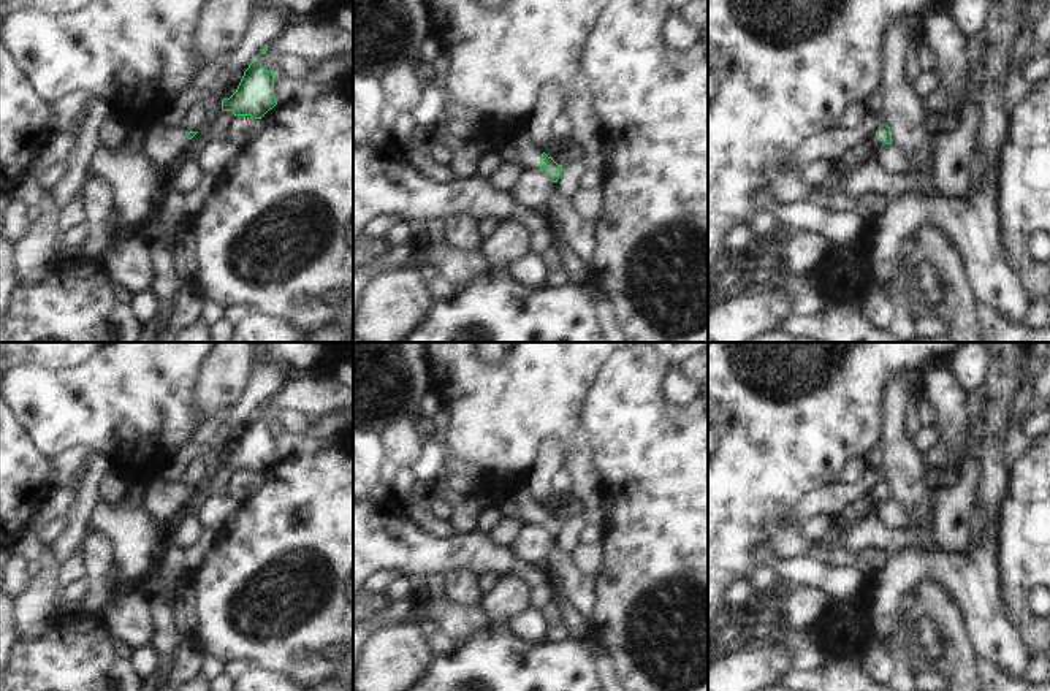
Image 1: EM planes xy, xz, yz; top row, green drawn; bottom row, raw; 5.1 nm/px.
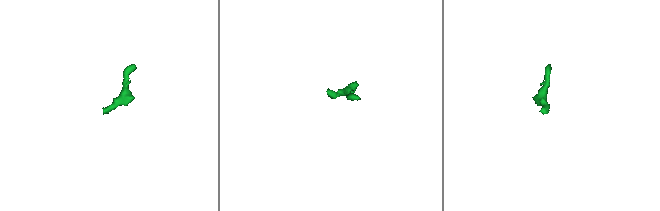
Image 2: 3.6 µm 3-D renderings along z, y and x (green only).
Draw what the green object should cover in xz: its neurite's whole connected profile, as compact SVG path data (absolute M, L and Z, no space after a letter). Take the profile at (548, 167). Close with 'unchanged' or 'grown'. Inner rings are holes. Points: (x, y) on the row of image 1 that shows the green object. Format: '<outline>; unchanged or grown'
M524 127L512 132L497 154L502 163L516 163L524 170L540 170L551 182L557 182L562 173L562 165L557 165L553 157L548 157L531 143Z; grown

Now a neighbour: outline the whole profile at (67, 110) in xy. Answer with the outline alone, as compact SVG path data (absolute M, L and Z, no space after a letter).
M73 90L59 100L51 103L51 113L54 116L54 133L71 132L81 117L87 98L90 97L86 90Z

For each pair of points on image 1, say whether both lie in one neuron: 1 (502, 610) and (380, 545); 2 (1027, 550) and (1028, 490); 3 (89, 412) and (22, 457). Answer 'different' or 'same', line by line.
1: different
2: same
3: different

